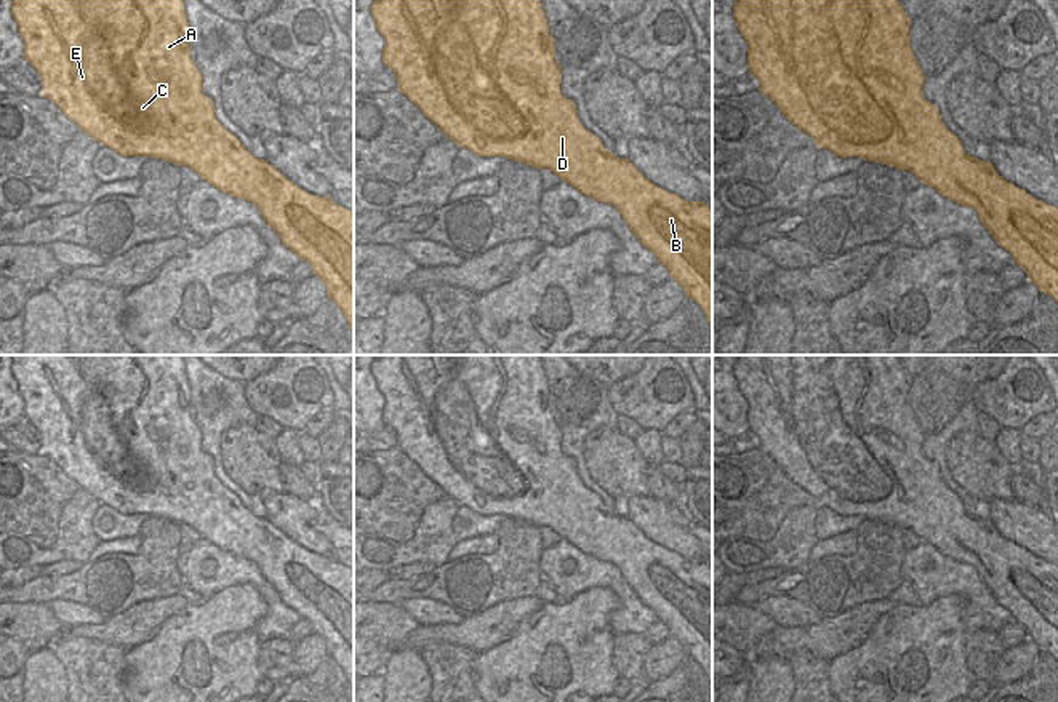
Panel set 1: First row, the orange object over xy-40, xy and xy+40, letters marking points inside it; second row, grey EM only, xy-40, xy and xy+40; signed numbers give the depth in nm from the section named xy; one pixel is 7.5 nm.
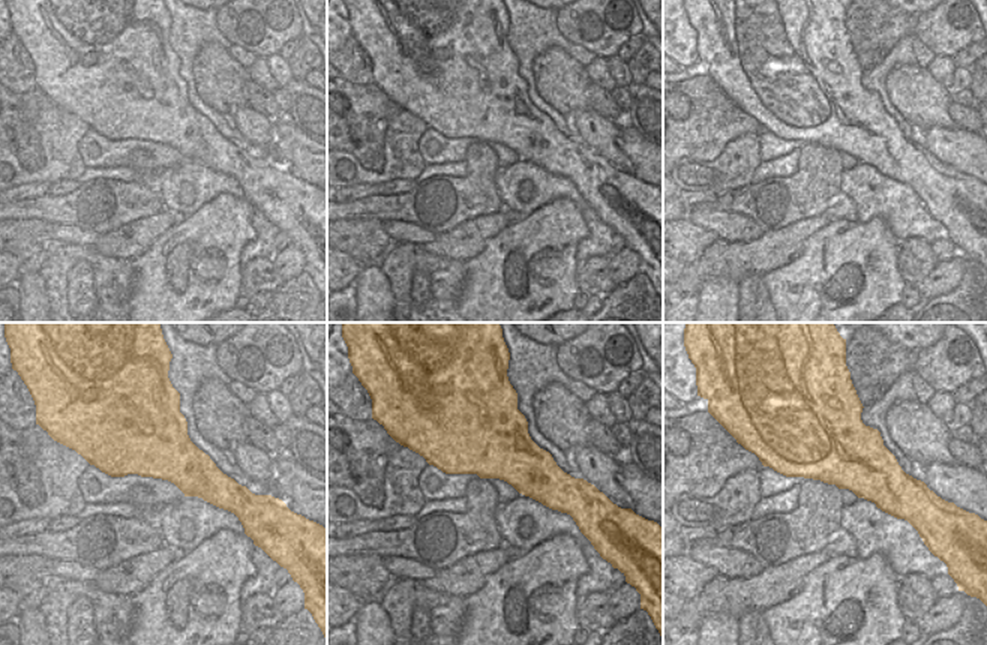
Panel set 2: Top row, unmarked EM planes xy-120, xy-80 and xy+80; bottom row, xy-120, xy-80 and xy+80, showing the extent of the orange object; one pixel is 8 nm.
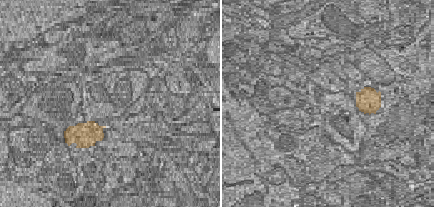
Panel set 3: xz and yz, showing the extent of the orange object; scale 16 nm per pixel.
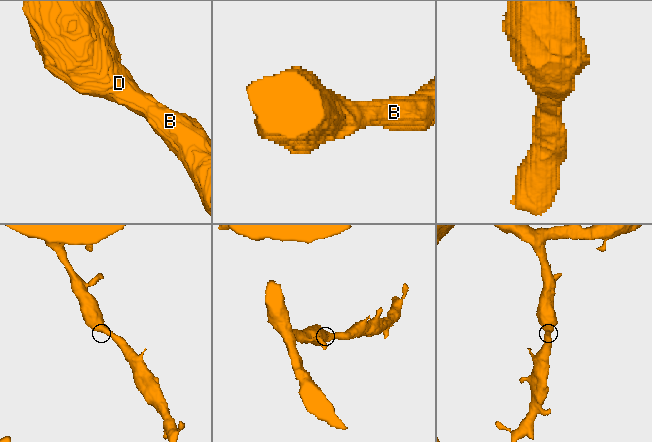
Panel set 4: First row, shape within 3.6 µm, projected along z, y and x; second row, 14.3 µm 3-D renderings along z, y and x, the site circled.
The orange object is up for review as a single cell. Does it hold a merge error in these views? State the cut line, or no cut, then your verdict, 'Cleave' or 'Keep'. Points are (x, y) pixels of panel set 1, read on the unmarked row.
No split. Keep

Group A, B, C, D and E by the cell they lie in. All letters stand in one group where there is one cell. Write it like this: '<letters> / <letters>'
A B C D E

